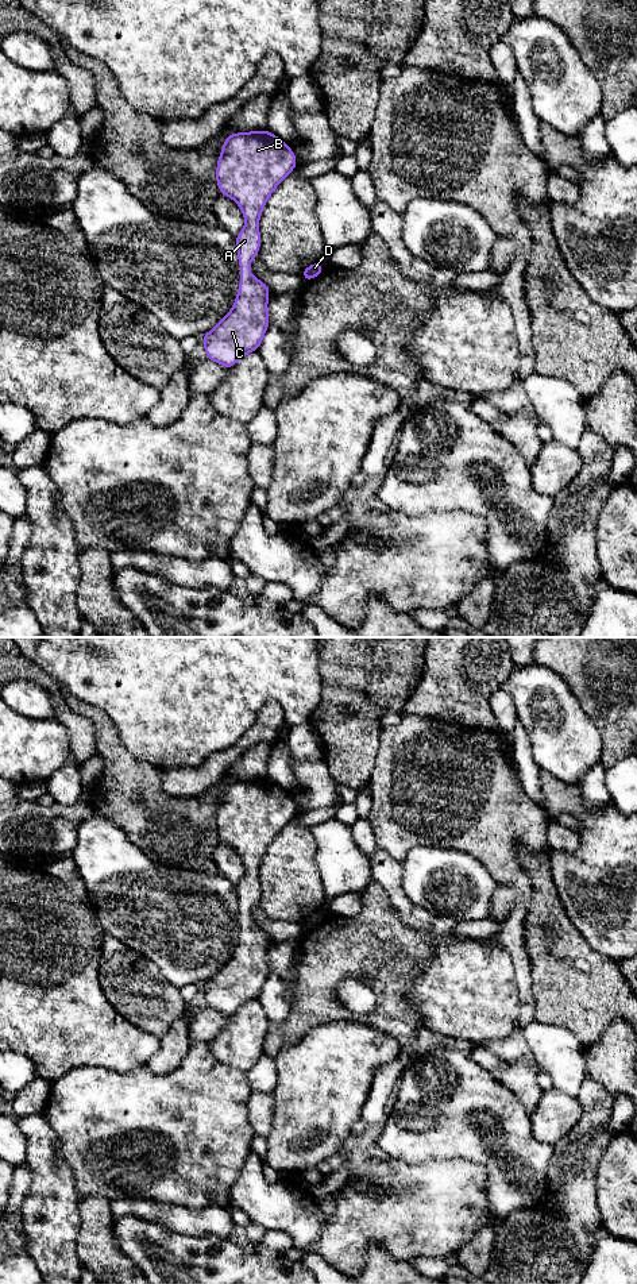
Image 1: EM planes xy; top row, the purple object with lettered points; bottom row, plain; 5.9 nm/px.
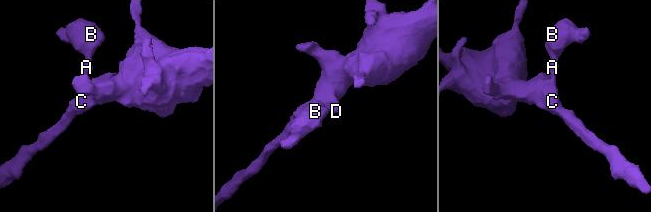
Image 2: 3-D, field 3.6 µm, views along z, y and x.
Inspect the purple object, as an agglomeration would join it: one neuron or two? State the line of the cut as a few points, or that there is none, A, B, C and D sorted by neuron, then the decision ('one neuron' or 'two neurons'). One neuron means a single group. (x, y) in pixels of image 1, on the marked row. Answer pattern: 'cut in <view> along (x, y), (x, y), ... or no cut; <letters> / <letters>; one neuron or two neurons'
no cut; A B C D; one neuron

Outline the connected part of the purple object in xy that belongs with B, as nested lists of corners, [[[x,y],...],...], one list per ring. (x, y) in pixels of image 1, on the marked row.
[[[269,130],[235,132],[225,136],[216,166],[216,182],[220,194],[231,197],[240,208],[246,220],[244,228],[235,236],[240,266],[240,286],[232,309],[213,329],[202,335],[206,359],[227,369],[240,358],[256,351],[269,328],[267,301],[271,289],[250,273],[250,262],[260,248],[259,217],[275,188],[296,169],[297,157],[289,144]]]

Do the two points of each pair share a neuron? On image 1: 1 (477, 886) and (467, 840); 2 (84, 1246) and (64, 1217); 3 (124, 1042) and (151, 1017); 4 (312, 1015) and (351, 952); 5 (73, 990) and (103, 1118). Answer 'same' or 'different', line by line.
1: different
2: different
3: different
4: same
5: different

